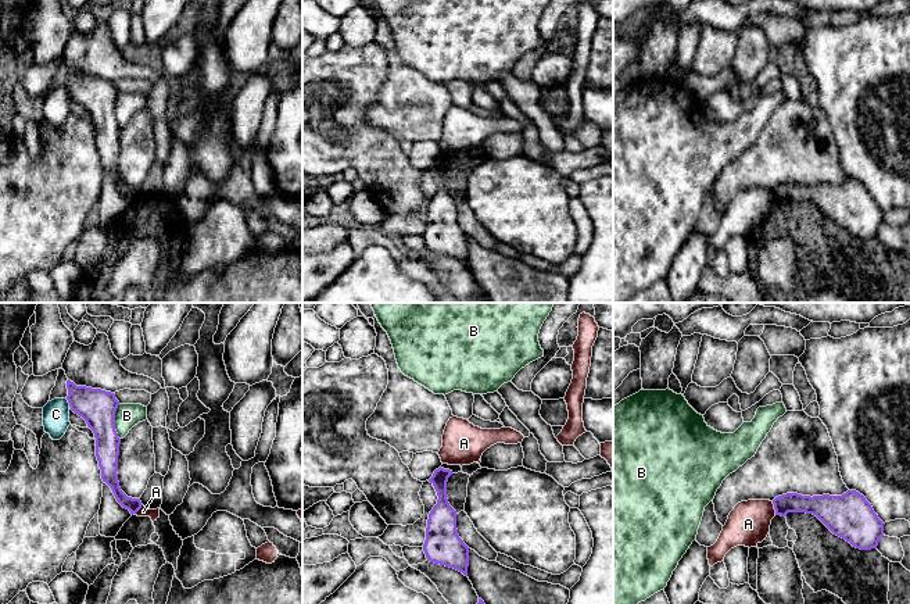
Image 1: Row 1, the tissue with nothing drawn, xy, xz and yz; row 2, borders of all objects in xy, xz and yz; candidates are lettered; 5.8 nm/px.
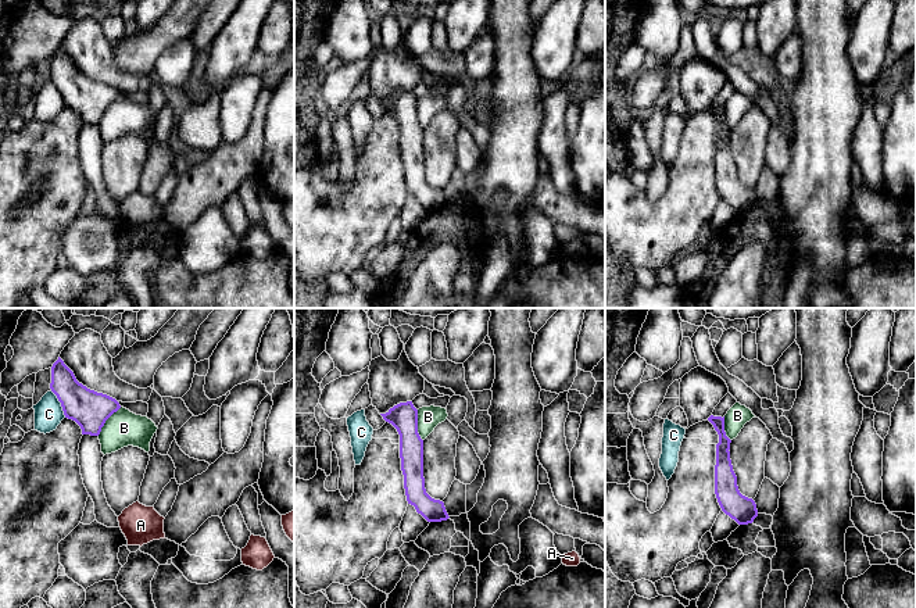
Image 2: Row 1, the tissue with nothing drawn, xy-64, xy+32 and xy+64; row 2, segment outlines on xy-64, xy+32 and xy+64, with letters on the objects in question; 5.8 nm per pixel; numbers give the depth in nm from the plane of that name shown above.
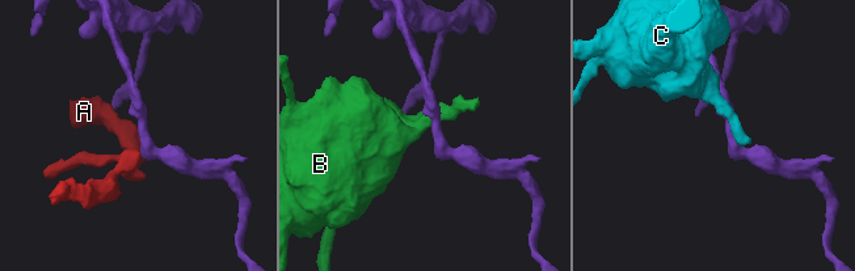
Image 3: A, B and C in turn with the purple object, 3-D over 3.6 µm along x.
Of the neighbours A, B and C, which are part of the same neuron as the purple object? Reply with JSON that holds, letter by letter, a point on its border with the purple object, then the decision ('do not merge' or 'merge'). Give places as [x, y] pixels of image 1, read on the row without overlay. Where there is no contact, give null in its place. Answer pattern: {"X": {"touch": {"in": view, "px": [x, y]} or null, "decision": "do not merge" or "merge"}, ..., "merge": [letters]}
{"A": {"touch": {"in": "yz", "px": [774, 197]}, "decision": "do not merge"}, "B": {"touch": {"in": "xy", "px": [114, 111]}, "decision": "do not merge"}, "C": {"touch": {"in": "xy", "px": [68, 90]}, "decision": "do not merge"}, "merge": []}

